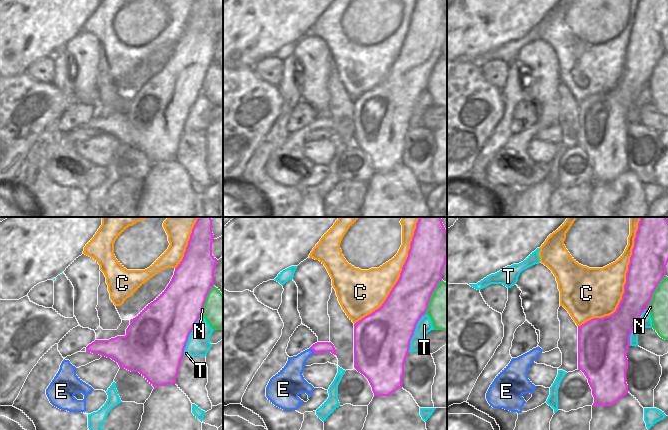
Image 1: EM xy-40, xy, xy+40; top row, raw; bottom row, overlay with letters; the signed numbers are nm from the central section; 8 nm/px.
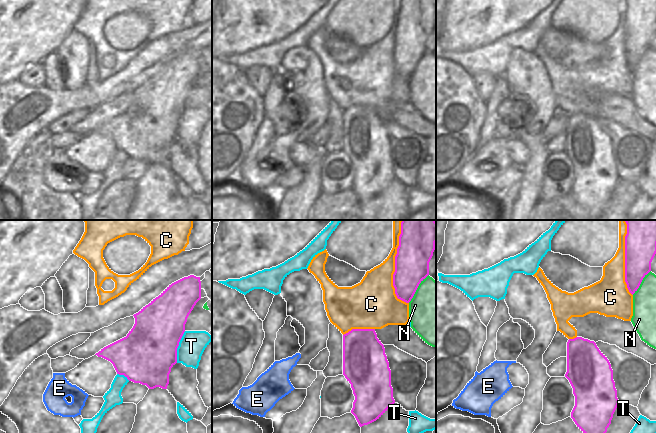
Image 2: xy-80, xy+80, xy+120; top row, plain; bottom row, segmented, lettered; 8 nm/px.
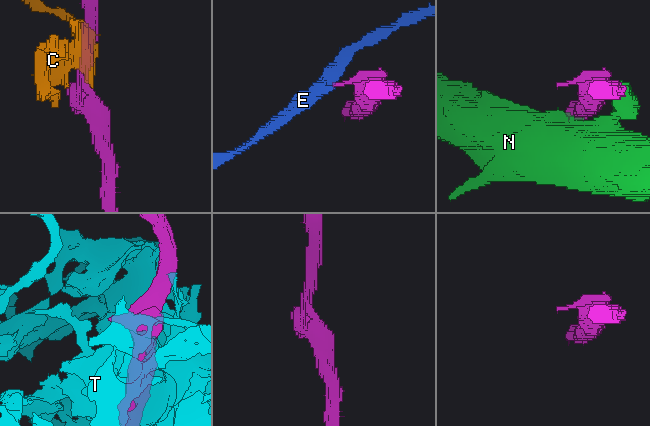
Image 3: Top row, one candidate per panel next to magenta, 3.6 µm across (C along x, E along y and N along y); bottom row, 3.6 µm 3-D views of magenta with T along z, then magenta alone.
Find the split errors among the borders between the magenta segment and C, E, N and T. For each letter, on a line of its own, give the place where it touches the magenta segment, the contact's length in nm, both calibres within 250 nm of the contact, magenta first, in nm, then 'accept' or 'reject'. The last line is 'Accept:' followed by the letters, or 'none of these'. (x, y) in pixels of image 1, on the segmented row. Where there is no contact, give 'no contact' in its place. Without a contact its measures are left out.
C: contact xy+40 (626, 282); length 1000 nm; calibres 300 and 400 nm; reject
E: contact xy (312, 349); length 70 nm; calibres 90 and 160 nm; reject
N: contact xy+40 (653, 292); length 320 nm; calibres 300 and 160 nm; reject
T: contact xy-40 (189, 334); length 360 nm; calibres 460 and 190 nm; reject
Accept: none of these

